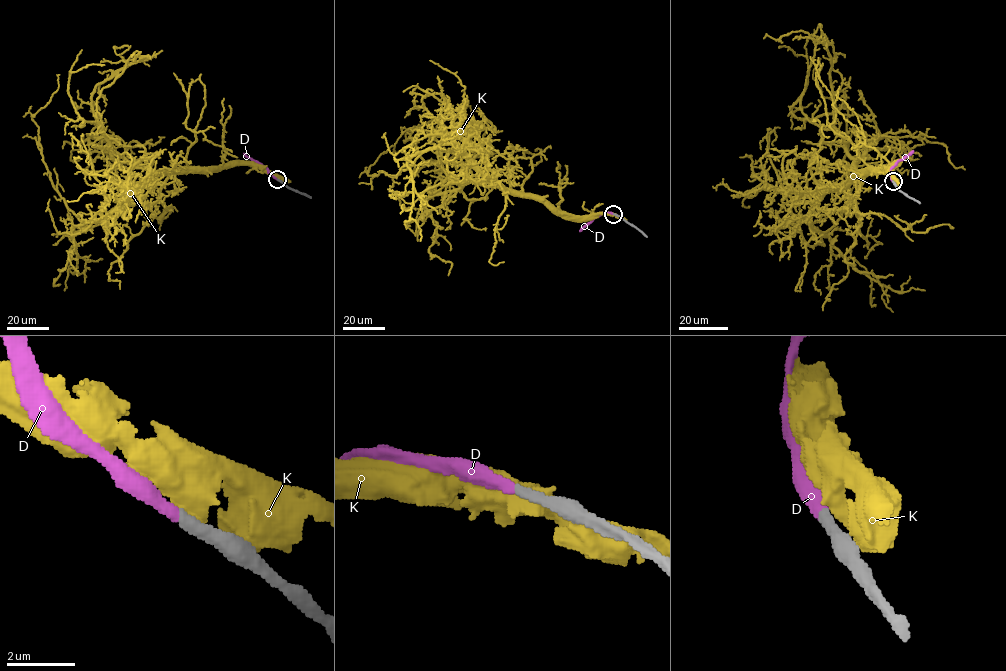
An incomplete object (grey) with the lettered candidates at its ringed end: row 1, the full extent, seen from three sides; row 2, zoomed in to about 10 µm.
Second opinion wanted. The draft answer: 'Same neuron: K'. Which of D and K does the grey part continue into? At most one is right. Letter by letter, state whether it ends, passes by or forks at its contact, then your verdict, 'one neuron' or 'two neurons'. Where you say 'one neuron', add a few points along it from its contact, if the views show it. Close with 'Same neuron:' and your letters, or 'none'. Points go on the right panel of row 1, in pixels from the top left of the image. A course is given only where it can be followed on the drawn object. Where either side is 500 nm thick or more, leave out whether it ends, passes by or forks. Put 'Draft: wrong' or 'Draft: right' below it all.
D: it ends | one neuron | via (893, 181), (890, 169), (913, 150)
K: two neurons
Same neuron: D
Draft: wrong

